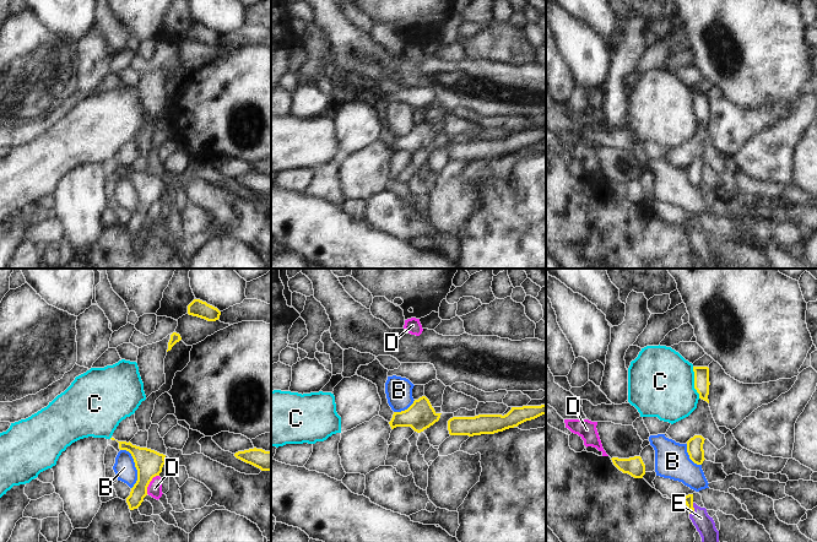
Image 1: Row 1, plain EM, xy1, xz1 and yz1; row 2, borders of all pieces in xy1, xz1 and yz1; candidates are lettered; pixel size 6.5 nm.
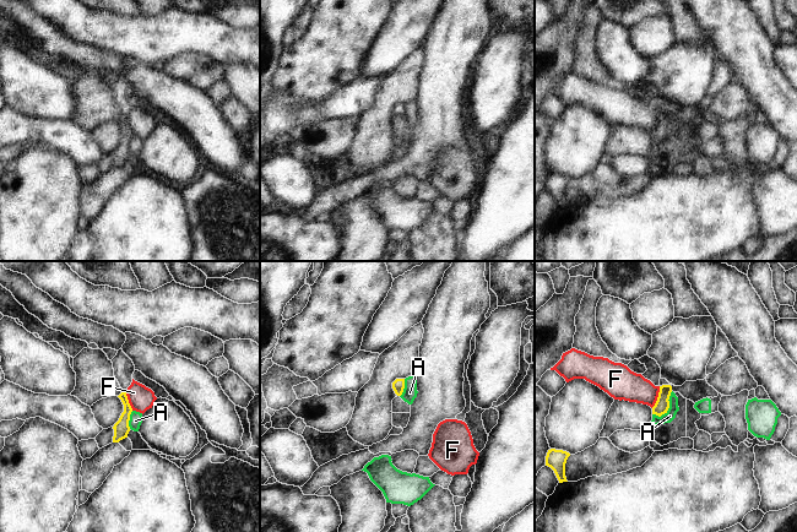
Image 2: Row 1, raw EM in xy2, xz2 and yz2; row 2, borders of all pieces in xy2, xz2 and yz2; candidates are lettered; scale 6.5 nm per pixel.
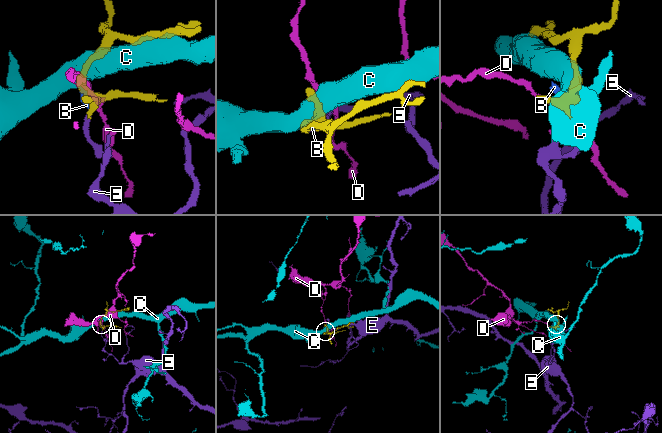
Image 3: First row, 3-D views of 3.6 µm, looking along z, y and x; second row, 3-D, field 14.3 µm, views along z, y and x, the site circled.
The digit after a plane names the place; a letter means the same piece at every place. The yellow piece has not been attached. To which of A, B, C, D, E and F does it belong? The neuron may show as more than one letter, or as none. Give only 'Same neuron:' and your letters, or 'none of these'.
Same neuron: E

